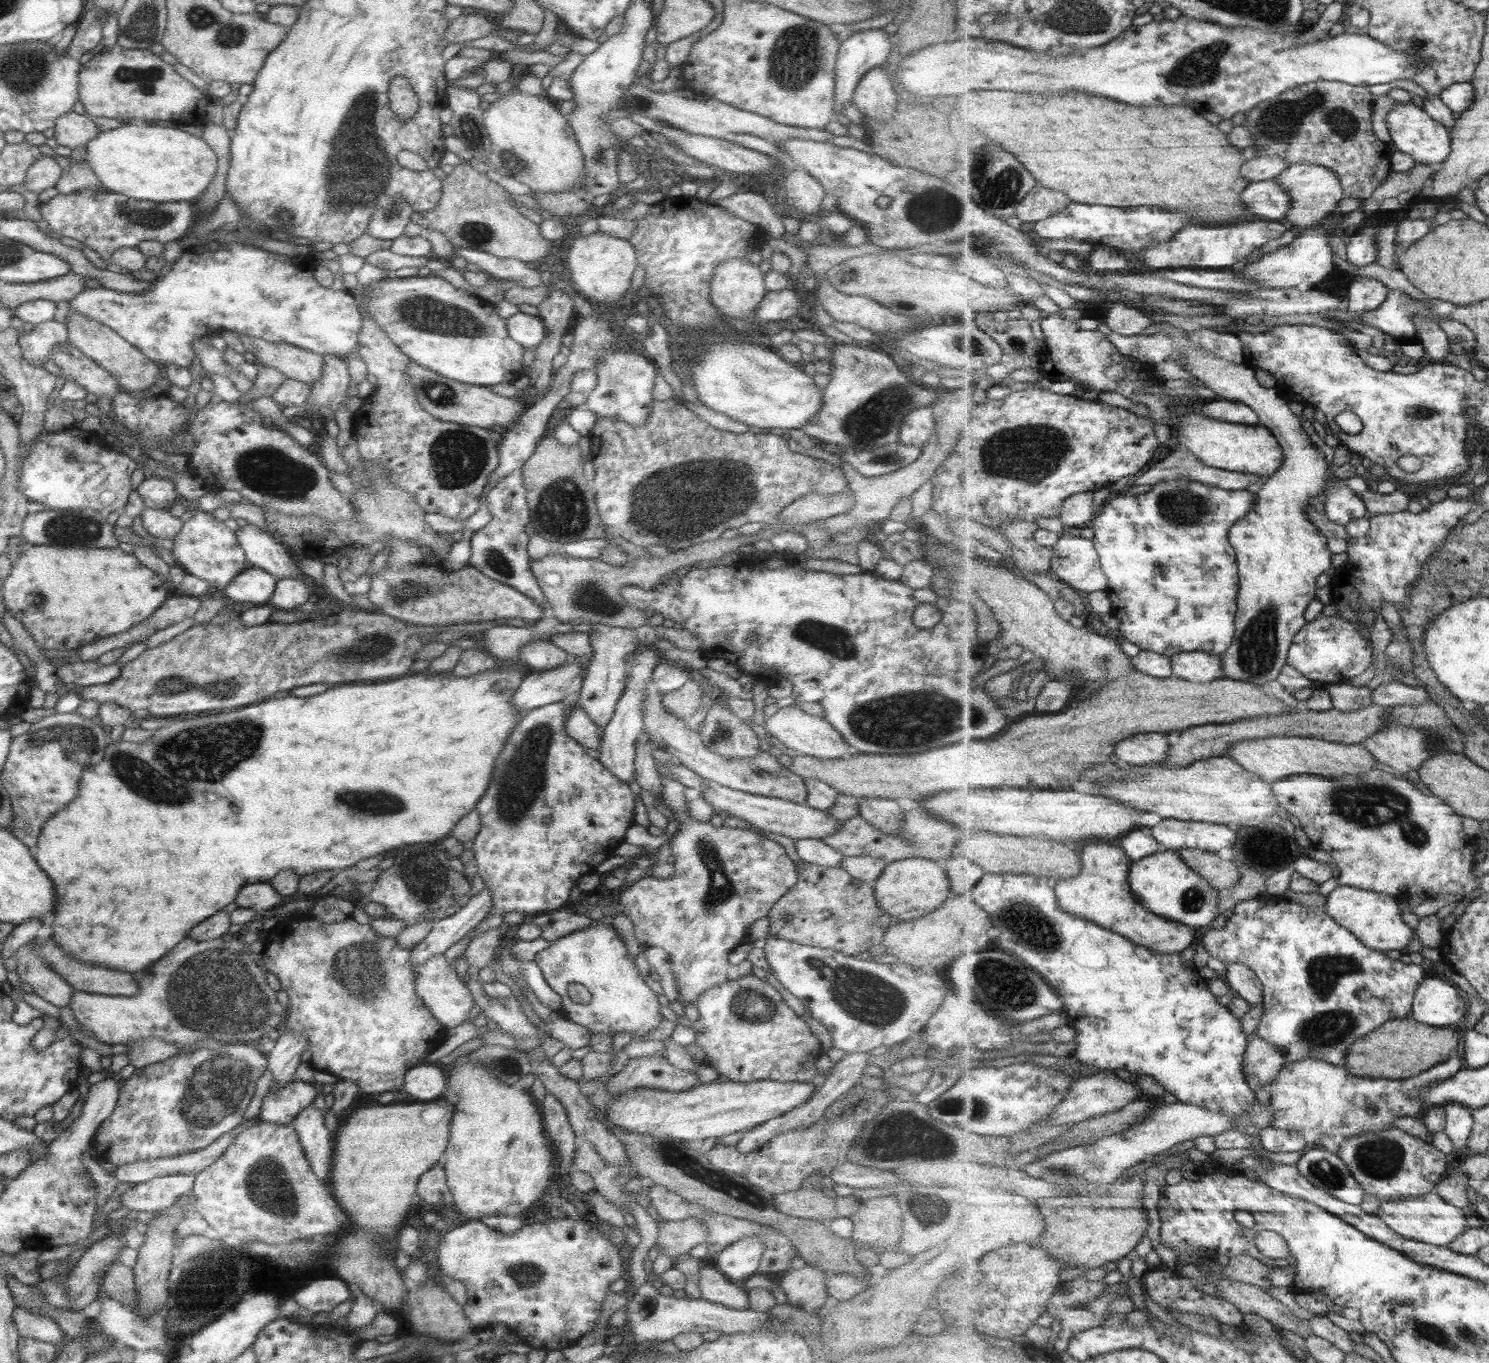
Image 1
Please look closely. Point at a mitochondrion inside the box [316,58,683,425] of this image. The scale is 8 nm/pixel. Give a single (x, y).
(360, 168)

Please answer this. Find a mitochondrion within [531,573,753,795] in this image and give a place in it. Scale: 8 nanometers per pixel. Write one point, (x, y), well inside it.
(592, 597)

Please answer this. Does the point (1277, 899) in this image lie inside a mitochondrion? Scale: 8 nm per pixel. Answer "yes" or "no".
no

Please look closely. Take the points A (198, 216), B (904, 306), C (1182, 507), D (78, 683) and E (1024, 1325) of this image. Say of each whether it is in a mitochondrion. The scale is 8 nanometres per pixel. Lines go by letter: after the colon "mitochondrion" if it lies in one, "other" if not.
A: other
B: other
C: mitochondrion
D: other
E: other

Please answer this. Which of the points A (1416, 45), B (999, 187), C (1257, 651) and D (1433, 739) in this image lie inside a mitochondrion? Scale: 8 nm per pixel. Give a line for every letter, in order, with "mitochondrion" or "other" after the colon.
A: mitochondrion
B: mitochondrion
C: mitochondrion
D: mitochondrion

